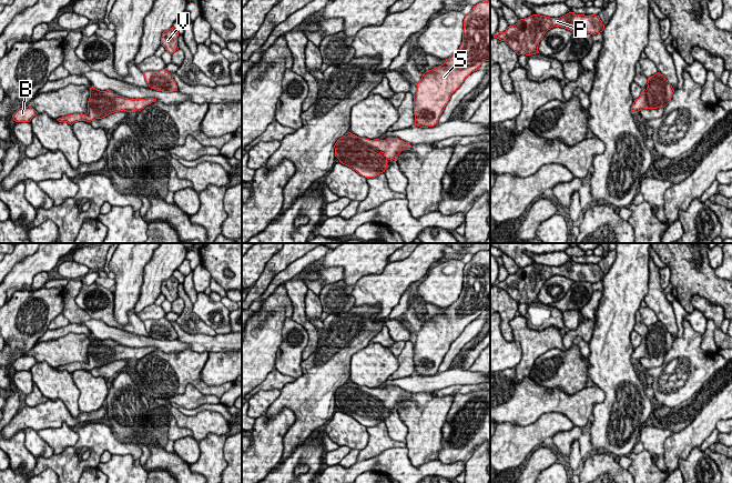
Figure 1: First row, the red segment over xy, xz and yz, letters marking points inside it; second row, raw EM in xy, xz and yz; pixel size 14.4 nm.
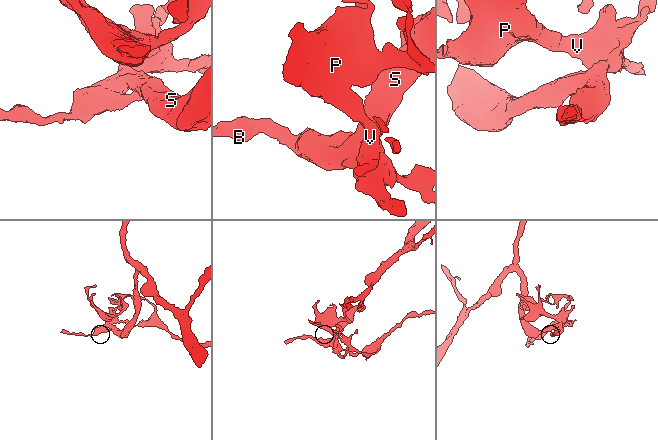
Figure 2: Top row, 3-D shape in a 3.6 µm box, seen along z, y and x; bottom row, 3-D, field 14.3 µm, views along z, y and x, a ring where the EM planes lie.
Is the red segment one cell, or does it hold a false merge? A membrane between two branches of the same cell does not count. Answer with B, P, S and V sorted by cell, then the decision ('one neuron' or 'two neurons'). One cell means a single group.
B P S V; one neuron

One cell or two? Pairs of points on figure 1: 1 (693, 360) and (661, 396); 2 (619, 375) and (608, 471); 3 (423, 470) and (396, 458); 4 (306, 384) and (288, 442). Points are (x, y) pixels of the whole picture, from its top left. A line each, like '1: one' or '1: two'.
1: one
2: two
3: one
4: one

